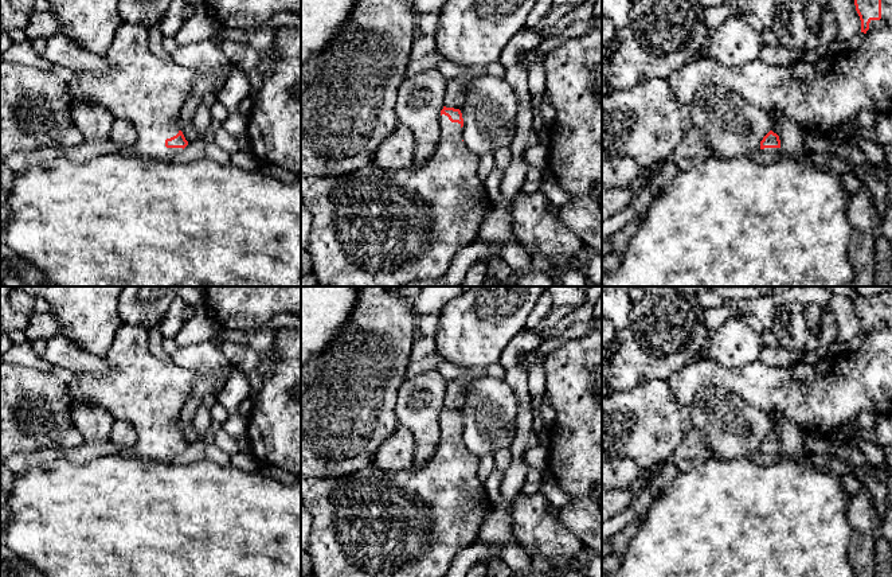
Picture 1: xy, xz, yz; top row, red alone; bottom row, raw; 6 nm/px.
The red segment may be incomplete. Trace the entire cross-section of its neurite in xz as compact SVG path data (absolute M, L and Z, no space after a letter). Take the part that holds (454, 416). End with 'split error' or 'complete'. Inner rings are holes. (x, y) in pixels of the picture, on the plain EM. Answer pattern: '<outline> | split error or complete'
M446 409L439 417L439 440L430 460L422 467L410 467L400 471L383 471L373 463L361 471L343 477L321 479L301 475L301 500L302 506L312 515L310 541L306 553L313 562L313 577L445 577L453 561L459 553L478 541L480 529L490 511L490 500L485 492L484 483L478 479L480 456L472 453L462 443L463 420L459 410Z | split error

